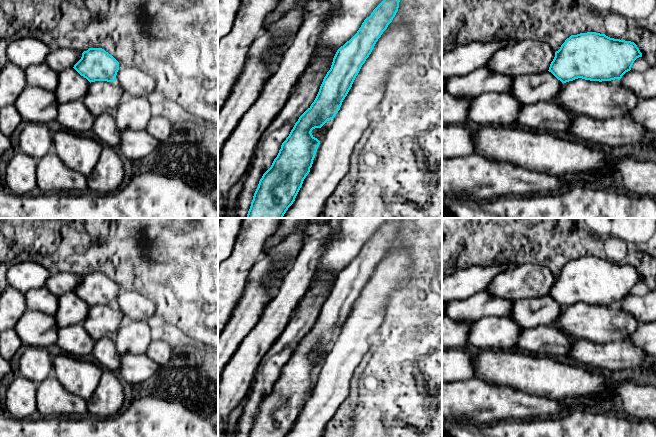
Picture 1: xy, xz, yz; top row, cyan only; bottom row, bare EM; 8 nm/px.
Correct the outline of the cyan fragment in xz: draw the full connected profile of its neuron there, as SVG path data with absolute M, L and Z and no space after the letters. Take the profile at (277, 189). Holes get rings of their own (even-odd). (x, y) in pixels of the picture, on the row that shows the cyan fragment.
M383 0L364 20L357 33L337 50L331 68L324 77L314 102L299 117L289 136L282 143L271 167L260 179L246 218L283 218L293 204L304 179L310 172L320 144L320 141L312 135L312 130L321 128L338 113L362 65L395 17L399 2L400 0Z

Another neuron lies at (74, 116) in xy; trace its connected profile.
M82 100L59 104L56 121L62 129L83 133L91 130L95 117L90 113Z

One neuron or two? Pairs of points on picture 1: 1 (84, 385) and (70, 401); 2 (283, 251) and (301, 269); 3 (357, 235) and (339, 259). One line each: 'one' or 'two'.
1: two
2: two
3: one

